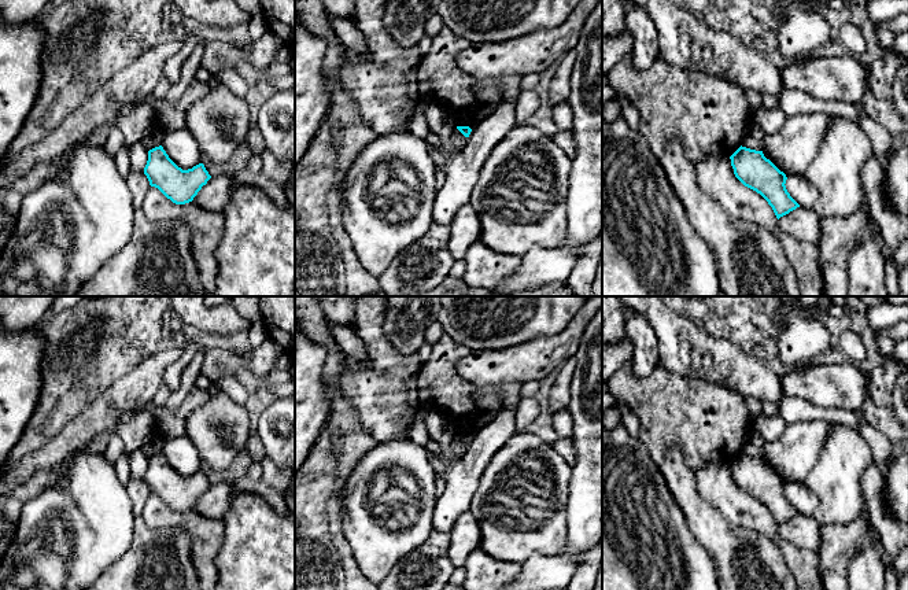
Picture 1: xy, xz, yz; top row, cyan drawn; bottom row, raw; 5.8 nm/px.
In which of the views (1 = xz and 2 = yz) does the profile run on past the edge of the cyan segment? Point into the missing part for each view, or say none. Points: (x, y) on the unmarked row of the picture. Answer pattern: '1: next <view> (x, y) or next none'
1: next none
2: next none

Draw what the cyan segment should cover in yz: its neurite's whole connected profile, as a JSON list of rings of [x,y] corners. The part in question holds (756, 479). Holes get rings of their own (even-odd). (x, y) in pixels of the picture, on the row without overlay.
[[[741,453],[730,467],[735,484],[745,494],[760,501],[778,527],[800,515],[786,497],[786,482],[767,467],[763,458]]]

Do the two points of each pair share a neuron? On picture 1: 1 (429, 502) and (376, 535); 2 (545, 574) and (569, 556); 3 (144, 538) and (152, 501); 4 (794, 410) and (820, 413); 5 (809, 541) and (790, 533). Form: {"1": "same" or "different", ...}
{"1": "same", "2": "same", "3": "different", "4": "same", "5": "same"}

